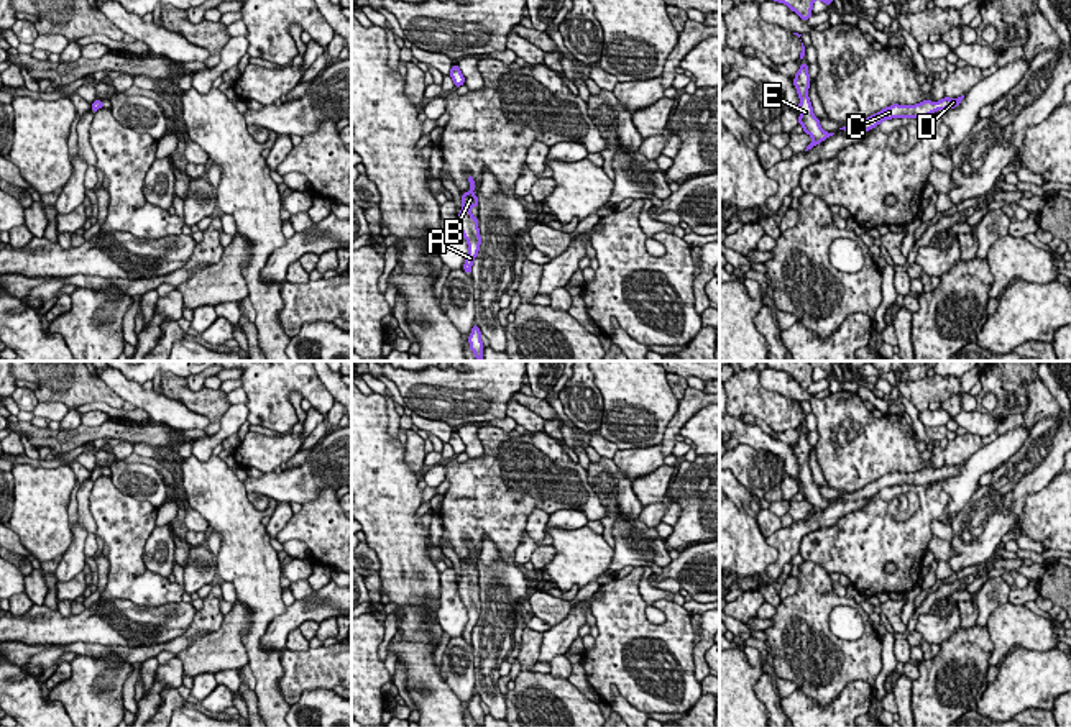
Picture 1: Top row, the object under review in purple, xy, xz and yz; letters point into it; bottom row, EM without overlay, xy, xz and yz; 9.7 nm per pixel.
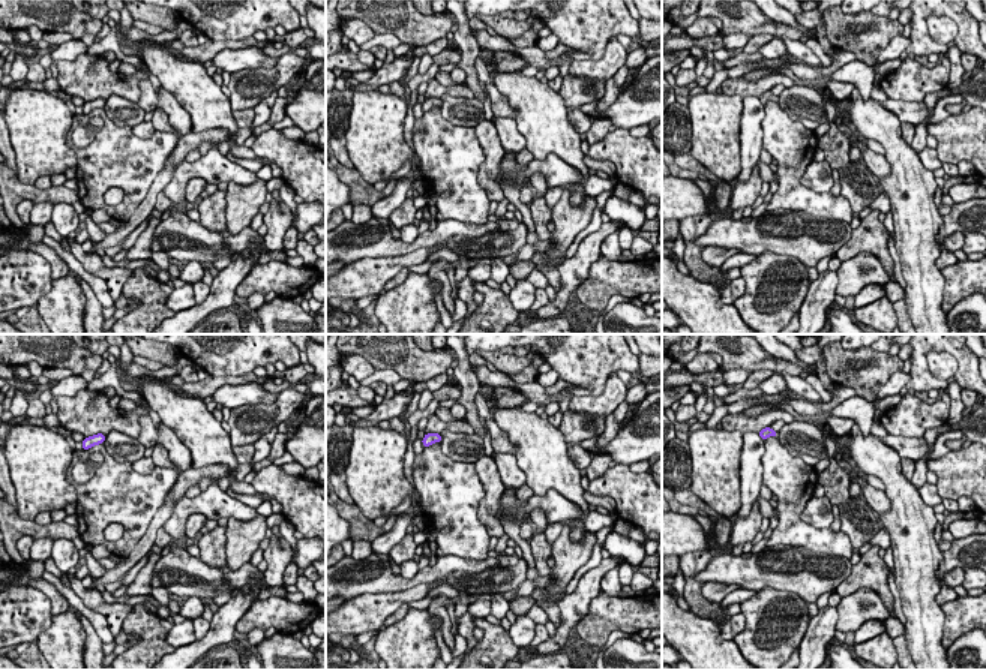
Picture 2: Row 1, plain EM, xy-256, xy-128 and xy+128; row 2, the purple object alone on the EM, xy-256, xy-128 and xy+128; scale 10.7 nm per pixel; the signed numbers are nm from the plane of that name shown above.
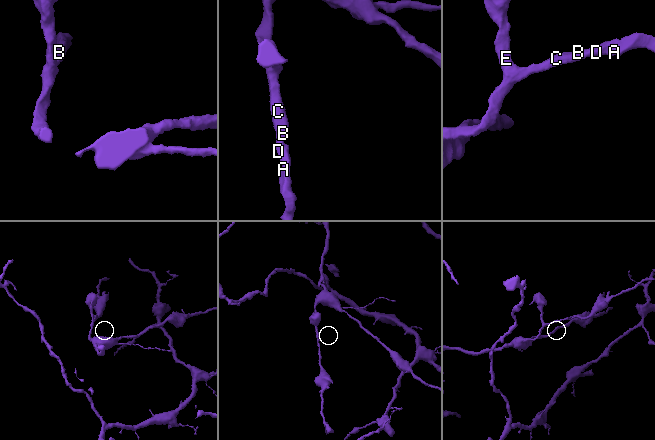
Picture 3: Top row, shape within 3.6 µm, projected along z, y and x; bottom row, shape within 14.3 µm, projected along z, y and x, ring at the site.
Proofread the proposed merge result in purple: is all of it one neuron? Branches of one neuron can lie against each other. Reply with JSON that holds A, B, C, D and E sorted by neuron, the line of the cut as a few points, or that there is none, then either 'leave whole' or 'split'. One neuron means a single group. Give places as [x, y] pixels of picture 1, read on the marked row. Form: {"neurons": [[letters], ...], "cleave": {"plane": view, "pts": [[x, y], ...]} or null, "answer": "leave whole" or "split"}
{"neurons": [["A", "B", "C", "D", "E"]], "cleave": null, "answer": "leave whole"}

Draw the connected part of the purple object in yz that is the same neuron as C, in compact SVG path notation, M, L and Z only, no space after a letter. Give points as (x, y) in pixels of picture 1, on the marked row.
M961 95L958 98L943 97L938 102L923 100L923 102L915 103L915 105L894 103L894 105L885 107L880 112L867 117L864 121L859 121L859 123L854 123L854 125L844 125L839 130L848 131L848 133L869 131L869 130L876 128L877 125L880 125L882 121L892 120L892 118L930 117L931 113L935 113L938 110L946 110L946 108L958 107L963 98L964 98L964 95Z

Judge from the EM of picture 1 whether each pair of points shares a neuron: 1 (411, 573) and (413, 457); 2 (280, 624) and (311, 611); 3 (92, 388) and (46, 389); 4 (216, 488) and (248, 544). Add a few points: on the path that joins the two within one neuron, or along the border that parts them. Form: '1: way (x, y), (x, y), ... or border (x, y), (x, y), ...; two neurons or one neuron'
1: border (403, 447), (409, 466); two neurons
2: way (288, 621), (303, 611); one neuron
3: way (81, 388), (58, 388); one neuron
4: way (222, 501), (242, 530); one neuron

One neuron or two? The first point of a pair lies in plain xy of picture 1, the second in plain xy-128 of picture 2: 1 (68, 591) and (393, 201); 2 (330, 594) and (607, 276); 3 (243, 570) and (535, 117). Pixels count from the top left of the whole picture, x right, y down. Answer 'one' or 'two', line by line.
1: two
2: two
3: one

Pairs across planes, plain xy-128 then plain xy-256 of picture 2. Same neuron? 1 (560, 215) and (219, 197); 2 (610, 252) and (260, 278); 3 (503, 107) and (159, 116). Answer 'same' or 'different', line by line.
1: different
2: different
3: different

